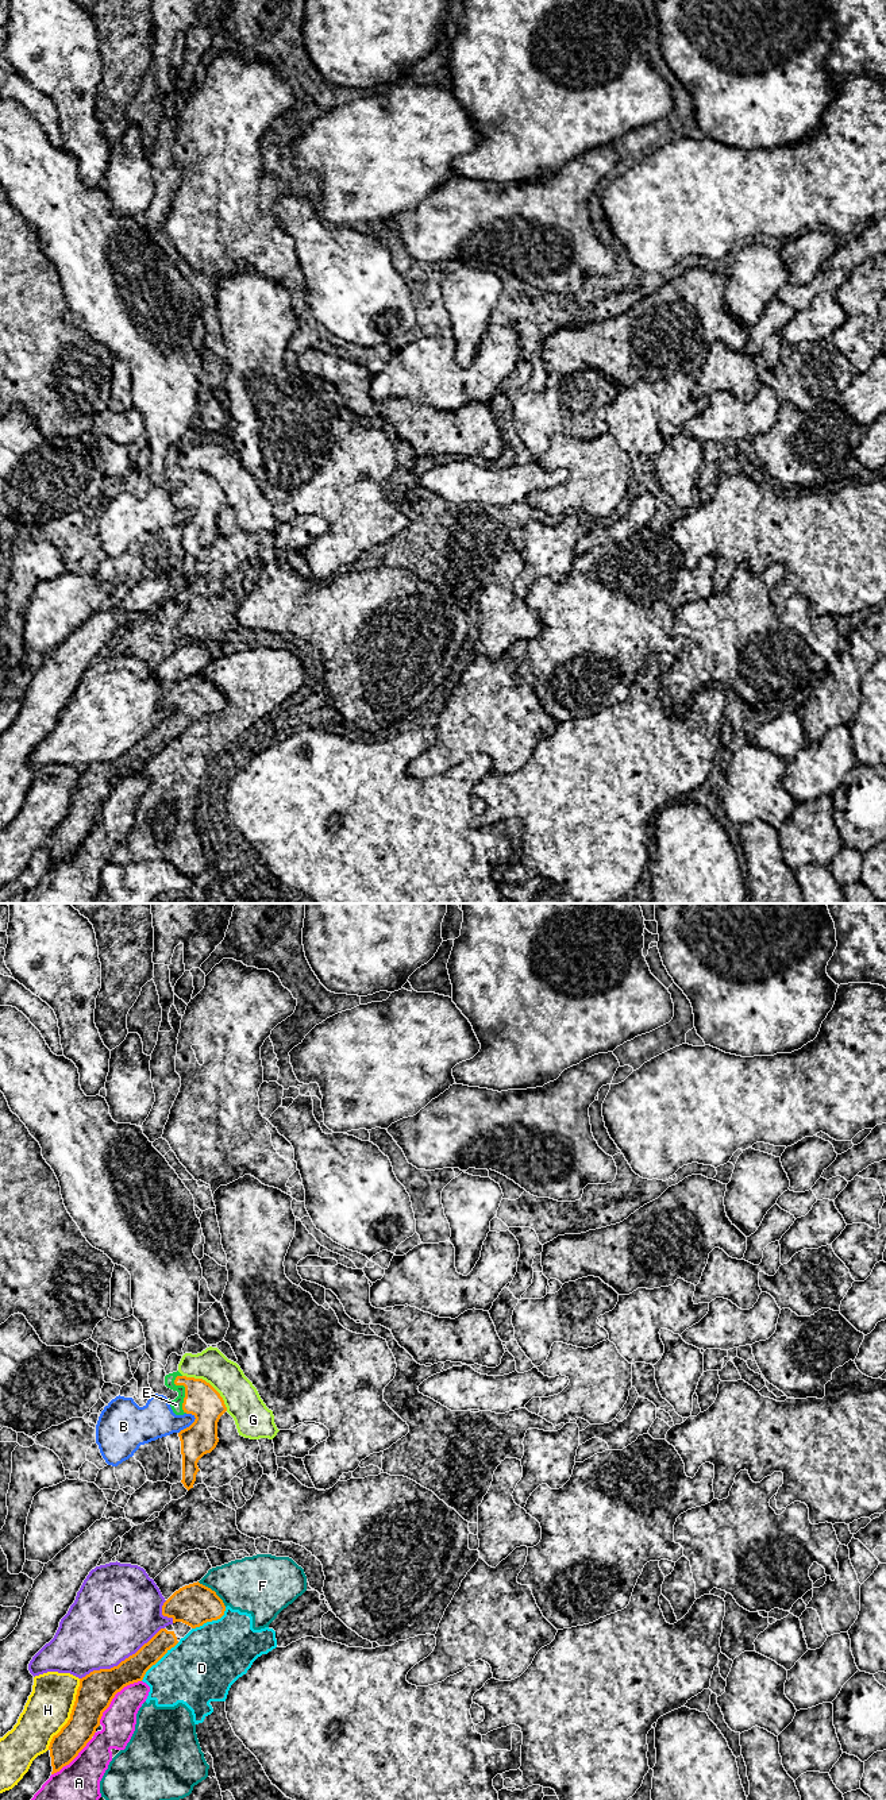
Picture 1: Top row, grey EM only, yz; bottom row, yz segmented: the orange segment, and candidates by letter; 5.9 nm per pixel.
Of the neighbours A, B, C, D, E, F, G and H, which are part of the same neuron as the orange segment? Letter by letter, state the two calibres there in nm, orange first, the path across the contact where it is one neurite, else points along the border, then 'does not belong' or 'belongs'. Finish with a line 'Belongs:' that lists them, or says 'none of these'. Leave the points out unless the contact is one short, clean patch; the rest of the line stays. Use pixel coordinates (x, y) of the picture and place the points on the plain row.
A: calibres 220 and 200 nm; does not belong
B: calibres 200 and 220 nm; does not belong
C: calibres 220 and 480 nm; does not belong
D: calibres 160 and 400 nm; does not belong
E: calibres 200 and 70 nm; way yz (201, 492), (185, 484), (176, 497); belongs
F: calibres 260 and 340 nm; does not belong
G: calibres 200 and 220 nm; border yz (183, 467), (204, 471), (219, 486), (227, 503); does not belong
H: calibres 220 and 280 nm; does not belong
Belongs: E

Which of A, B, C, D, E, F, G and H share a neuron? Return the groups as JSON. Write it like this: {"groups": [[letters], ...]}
{"groups": [["A"], ["B"], ["C"], ["D", "F"], ["E"], ["G"], ["H"]]}

